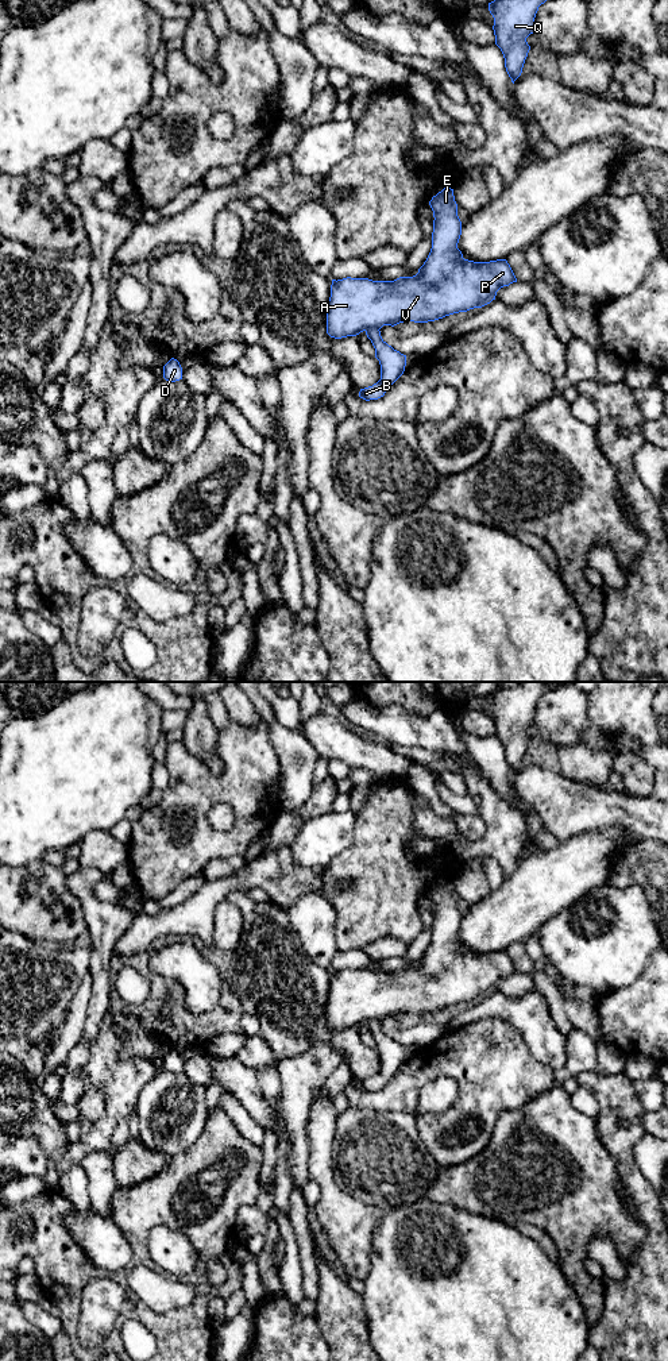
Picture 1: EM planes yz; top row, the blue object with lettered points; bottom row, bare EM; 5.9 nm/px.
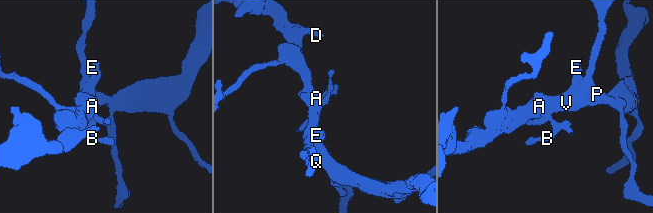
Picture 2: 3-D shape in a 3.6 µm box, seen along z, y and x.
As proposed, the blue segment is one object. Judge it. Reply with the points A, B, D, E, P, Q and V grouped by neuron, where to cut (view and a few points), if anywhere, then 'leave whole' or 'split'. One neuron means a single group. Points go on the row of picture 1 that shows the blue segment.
A D E P Q V / B | yz (378, 328), (365, 330) | split

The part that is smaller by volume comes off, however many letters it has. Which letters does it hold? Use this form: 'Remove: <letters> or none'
Remove: B

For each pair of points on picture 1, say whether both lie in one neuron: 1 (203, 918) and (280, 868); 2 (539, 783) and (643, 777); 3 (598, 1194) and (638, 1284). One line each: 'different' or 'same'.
1: same
2: different
3: different

